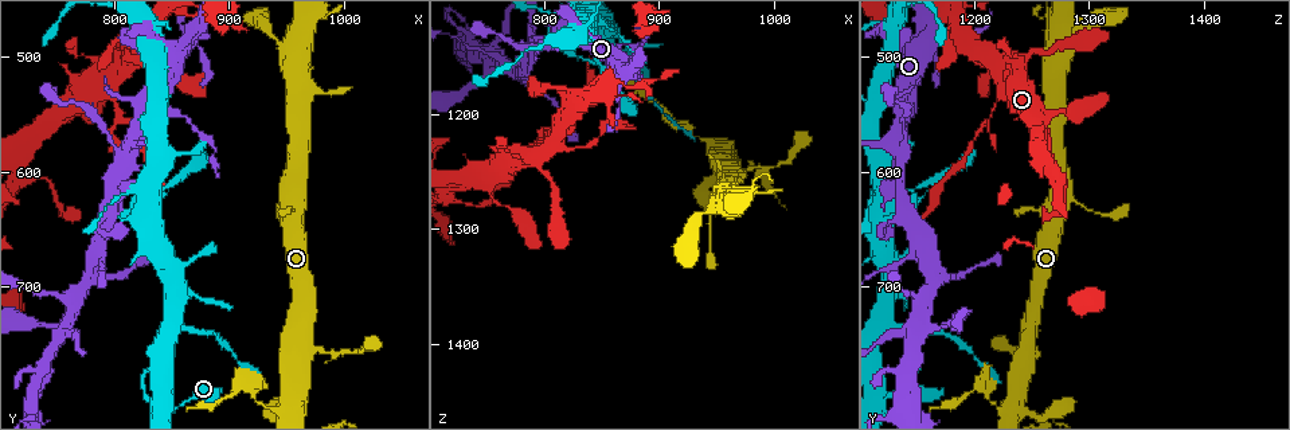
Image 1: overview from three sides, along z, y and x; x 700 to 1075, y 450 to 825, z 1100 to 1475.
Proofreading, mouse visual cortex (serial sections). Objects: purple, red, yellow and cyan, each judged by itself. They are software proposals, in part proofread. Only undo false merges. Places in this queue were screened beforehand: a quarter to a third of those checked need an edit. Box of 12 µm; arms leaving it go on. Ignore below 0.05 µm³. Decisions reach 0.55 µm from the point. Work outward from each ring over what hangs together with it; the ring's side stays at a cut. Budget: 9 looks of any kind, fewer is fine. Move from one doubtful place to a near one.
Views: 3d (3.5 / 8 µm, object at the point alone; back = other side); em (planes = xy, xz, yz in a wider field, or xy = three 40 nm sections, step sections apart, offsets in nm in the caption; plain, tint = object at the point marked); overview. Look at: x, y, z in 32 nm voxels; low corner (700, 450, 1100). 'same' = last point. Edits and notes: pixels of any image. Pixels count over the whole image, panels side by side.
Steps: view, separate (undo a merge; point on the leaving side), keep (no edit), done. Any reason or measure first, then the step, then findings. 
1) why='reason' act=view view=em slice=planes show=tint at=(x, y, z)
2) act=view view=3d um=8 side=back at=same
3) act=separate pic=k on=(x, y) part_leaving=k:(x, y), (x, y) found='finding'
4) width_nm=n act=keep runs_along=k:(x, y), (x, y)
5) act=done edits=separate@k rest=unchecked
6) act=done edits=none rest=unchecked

why='narrows sharply' act=view view=3d um=3.5 at=(738, 606, 1280)

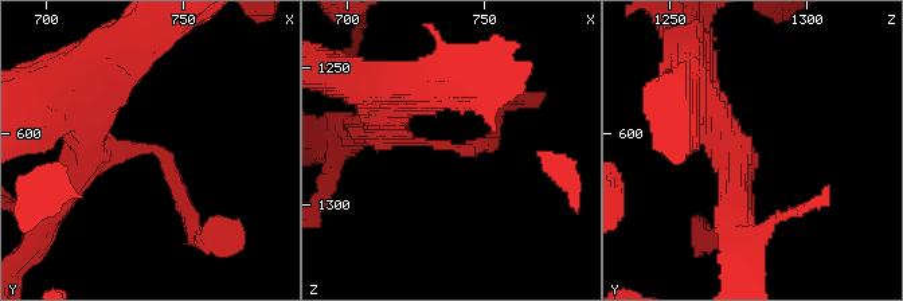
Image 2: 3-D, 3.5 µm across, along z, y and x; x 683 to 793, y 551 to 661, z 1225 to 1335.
why='need the tissue' act=view view=em slice=xy step=1 show=tint at=(739, 606, 1279)

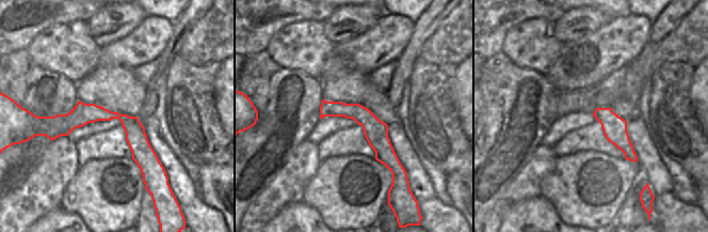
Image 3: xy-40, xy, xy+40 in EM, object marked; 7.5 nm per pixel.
act=keep runs_along=3:(45, 121), (118, 116), (160, 168) found='all the same cell'

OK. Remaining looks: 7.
why='thin neck' act=view view=3d um=8 side=back at=(758, 732, 1154)

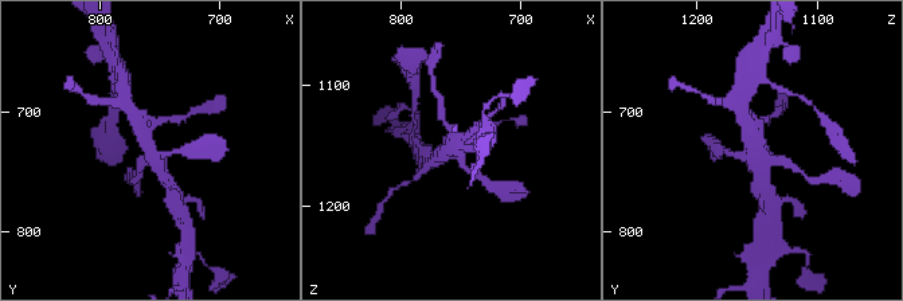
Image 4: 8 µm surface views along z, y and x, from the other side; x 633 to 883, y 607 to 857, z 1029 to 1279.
act=view view=3d um=3.5 at=(760, 730, 1152)

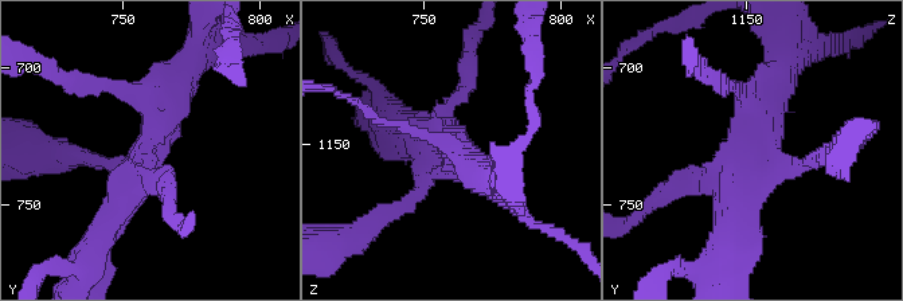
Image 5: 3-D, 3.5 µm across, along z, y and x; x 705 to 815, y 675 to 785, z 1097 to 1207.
act=view view=em slice=xy step=3 show=tint at=(762, 731, 1152)

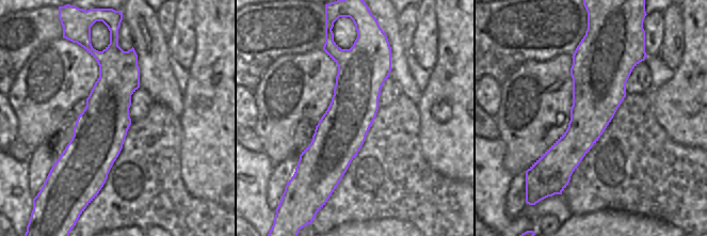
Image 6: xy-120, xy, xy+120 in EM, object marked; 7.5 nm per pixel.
arms=4 act=keep runs_along=6:(364, 47), (331, 184) found='all the same cell'

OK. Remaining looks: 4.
why='branch point' act=view view=3d um=3.5 at=(850, 732, 1126)

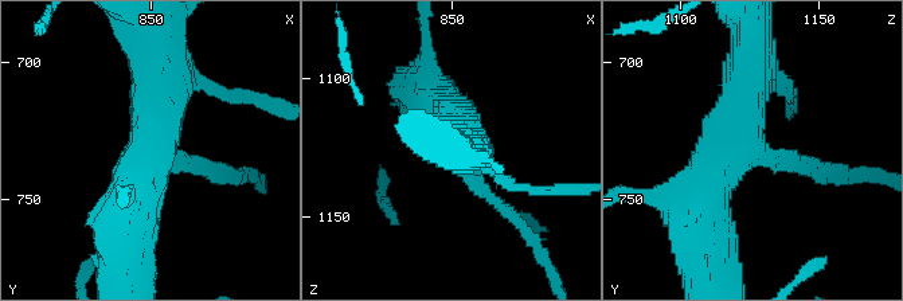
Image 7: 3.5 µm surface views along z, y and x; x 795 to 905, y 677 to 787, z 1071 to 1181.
arms=3 arm_widths_nm=150,500,600 act=view view=em slice=xy step=2 show=tint at=same

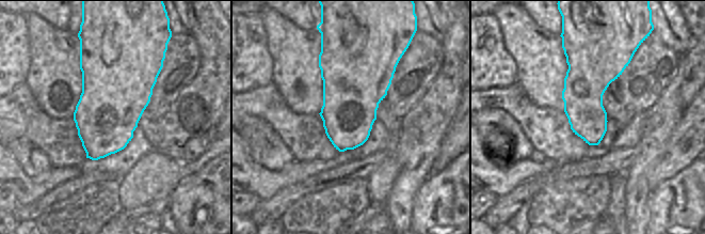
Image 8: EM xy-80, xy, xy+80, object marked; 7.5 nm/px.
act=keep runs_along=7:(699, 226), (754, 66) found='one cell here'

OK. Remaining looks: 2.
act=view view=3d um=3.5 at=(932, 806, 1220)

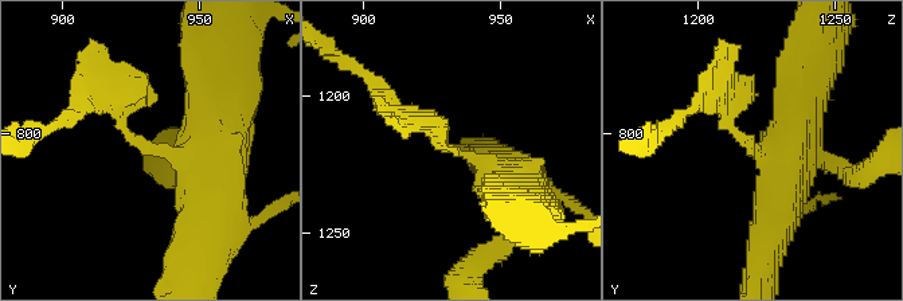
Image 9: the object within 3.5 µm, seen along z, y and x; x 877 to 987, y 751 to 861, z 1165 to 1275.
act=view view=em slice=planes show=tint at=(932, 804, 1219)

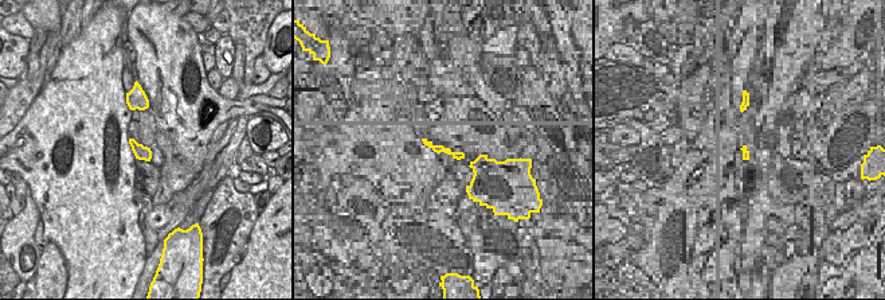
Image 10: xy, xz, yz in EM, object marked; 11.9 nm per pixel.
act=separate pic=9 on=(149, 100) part_leaving=9:(153, 151), (129, 139), (108, 101), (75, 113) found='a second cell is stuck on'

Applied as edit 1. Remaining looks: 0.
act=done edits=separate@9 rest=unchecked

